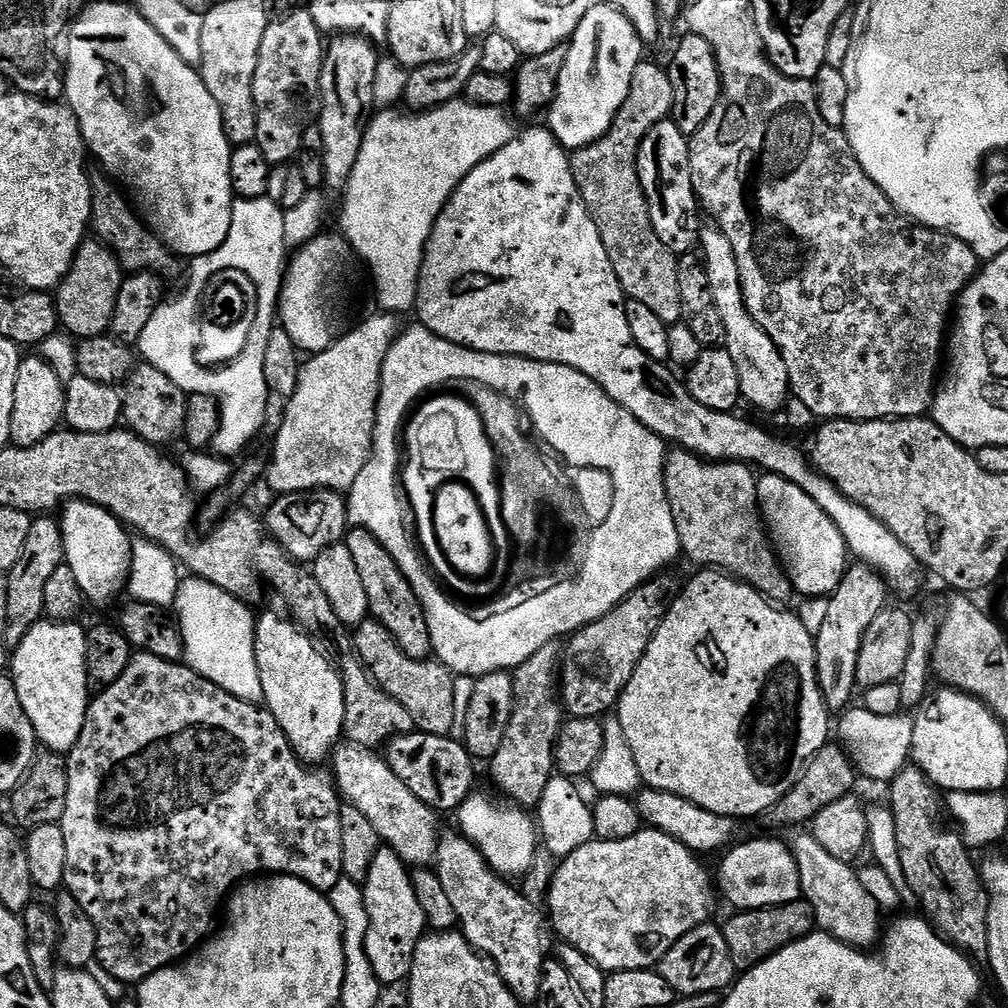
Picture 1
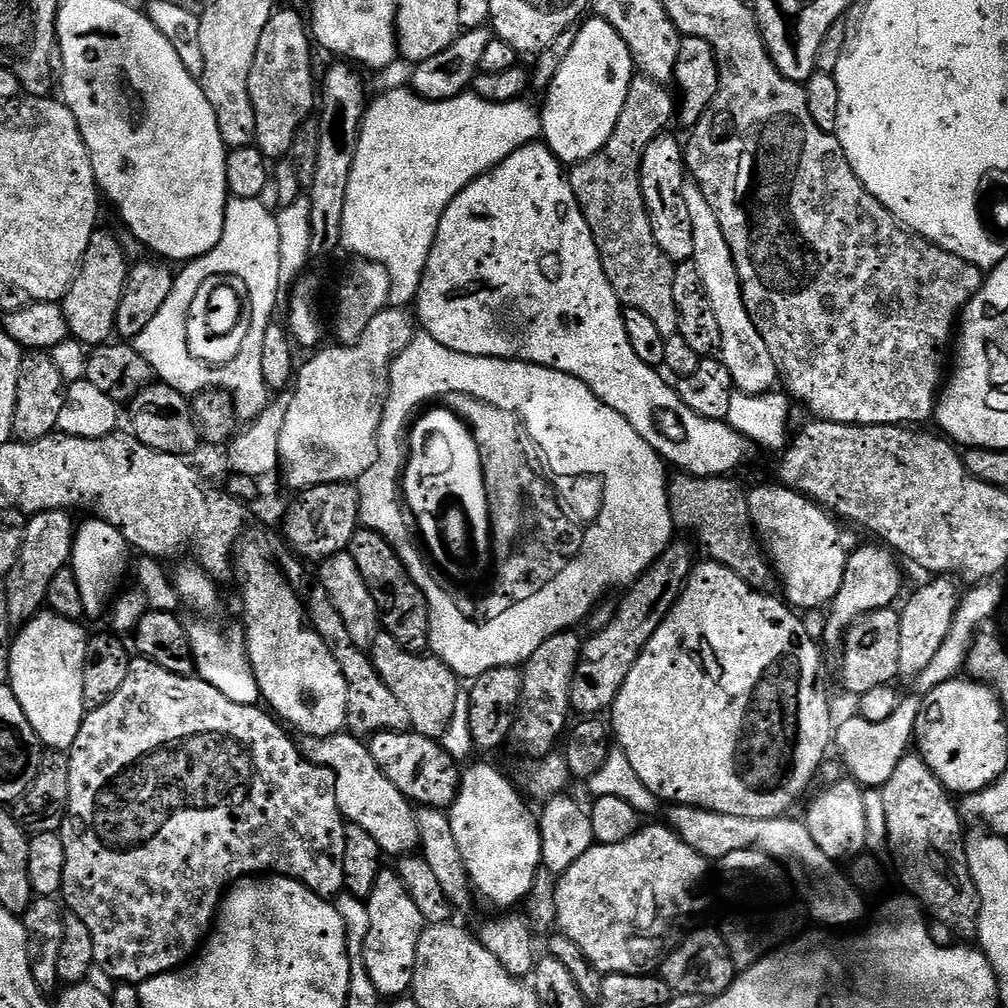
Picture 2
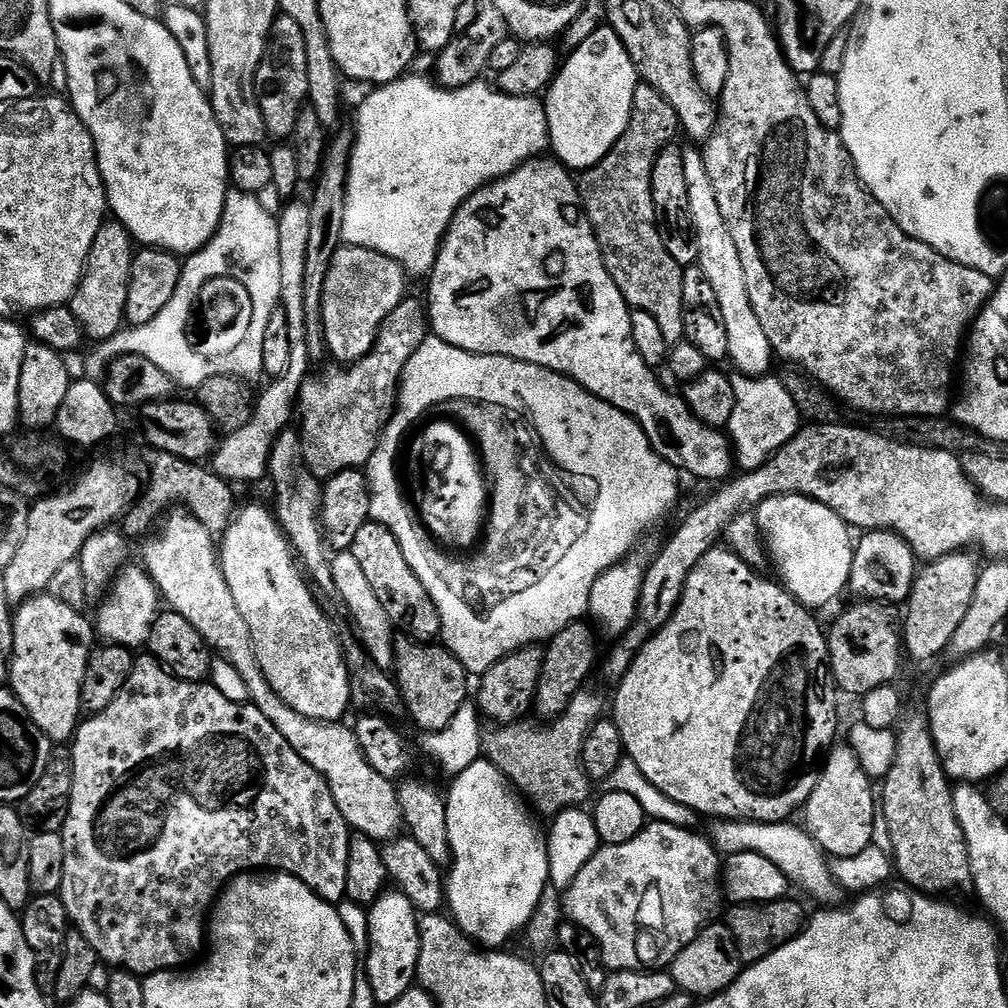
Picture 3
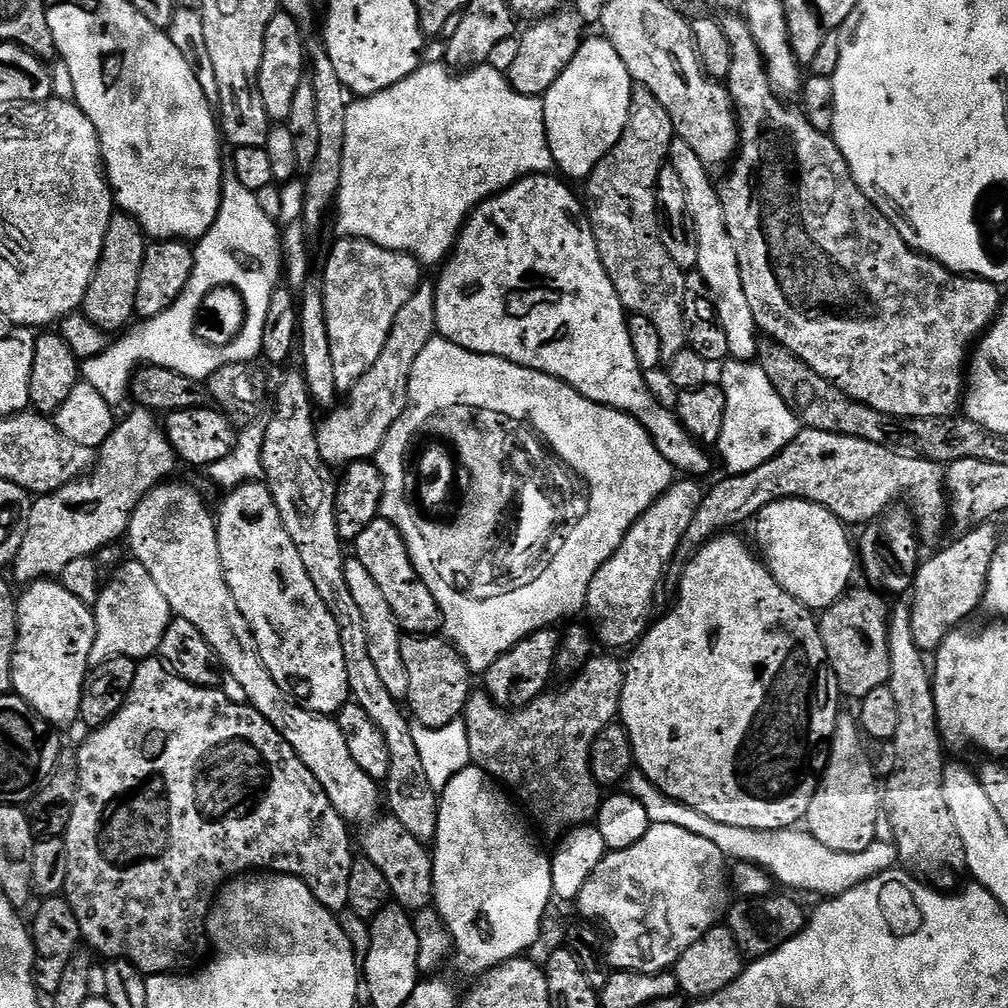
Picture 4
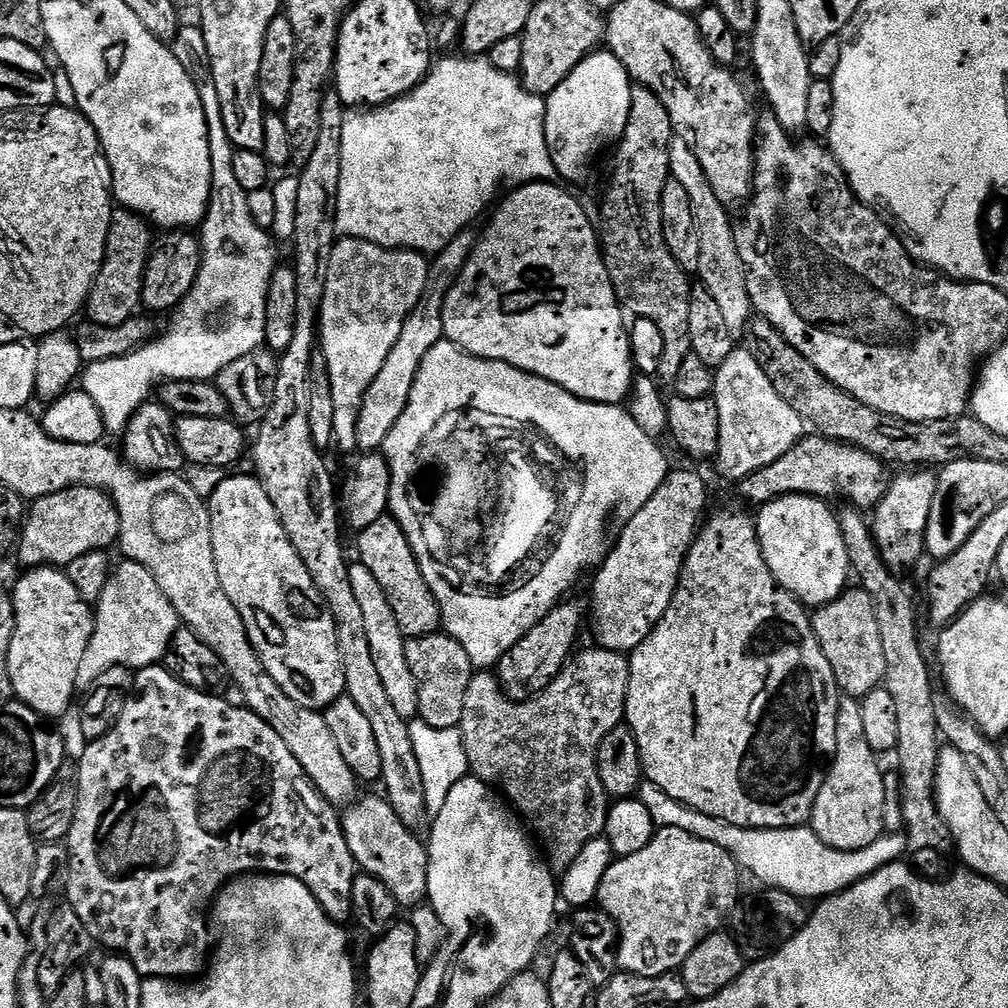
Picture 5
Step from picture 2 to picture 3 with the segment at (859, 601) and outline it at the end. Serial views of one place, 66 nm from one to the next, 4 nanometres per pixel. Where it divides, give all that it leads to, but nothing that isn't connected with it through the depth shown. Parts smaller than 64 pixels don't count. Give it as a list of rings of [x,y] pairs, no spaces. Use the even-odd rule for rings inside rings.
[[[868,530],[861,536],[864,537],[861,540],[859,537],[854,544],[848,588],[868,602],[907,601],[918,573],[918,557],[912,553],[912,547],[891,530]]]

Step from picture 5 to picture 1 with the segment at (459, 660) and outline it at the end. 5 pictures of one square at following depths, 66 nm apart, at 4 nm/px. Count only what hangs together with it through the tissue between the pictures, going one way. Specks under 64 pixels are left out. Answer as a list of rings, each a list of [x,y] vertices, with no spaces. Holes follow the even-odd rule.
[[[371,618],[355,625],[351,637],[356,655],[360,657],[377,686],[386,694],[390,694],[390,698],[406,706],[419,731],[435,736],[447,736],[452,732],[456,676],[446,665],[435,658],[415,660],[402,654],[390,630],[386,630],[386,626]]]

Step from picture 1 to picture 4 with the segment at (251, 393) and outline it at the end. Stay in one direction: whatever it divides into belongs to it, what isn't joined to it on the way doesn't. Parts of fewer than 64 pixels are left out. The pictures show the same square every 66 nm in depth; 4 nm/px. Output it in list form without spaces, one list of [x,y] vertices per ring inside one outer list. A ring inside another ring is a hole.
[[[225,175],[218,216],[214,218],[214,226],[210,226],[210,230],[195,245],[194,270],[190,282],[186,282],[186,290],[178,294],[170,310],[152,320],[137,323],[117,339],[121,339],[117,344],[116,341],[109,343],[104,352],[83,361],[83,383],[94,386],[108,404],[116,406],[123,396],[129,395],[130,377],[141,366],[153,364],[169,368],[204,382],[210,374],[214,374],[214,370],[222,370],[222,366],[253,363],[257,359],[255,356],[259,357],[262,353],[262,330],[266,330],[266,313],[270,311],[272,291],[282,280],[282,232],[276,227],[277,221],[262,214],[256,193],[246,190],[236,176]],[[234,292],[244,292],[248,296],[246,300],[236,300]],[[213,296],[221,296],[220,308],[250,308],[240,336],[230,336],[230,344],[226,344],[224,350],[222,334],[218,334],[214,342],[208,340],[208,348],[196,324],[203,302],[212,302]]]

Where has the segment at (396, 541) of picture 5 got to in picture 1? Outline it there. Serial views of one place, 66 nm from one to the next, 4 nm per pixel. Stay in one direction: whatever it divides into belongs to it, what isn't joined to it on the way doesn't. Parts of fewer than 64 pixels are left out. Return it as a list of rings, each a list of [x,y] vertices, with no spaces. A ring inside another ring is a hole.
[[[349,527],[348,535],[342,541],[350,550],[359,576],[362,577],[362,587],[366,590],[368,611],[371,619],[376,620],[394,638],[394,642],[406,654],[415,660],[426,660],[433,655],[432,639],[426,622],[426,614],[422,602],[414,594],[408,579],[398,570],[398,562],[390,558],[386,546],[370,534],[365,528]]]

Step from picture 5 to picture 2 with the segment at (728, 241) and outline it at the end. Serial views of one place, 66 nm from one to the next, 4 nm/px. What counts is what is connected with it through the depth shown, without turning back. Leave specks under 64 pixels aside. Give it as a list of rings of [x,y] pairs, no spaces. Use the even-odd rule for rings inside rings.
[[[697,186],[685,187],[684,197],[686,206],[690,209],[690,222],[694,222],[694,259],[698,266],[698,274],[702,274],[704,289],[710,298],[712,316],[718,318],[718,326],[722,330],[719,355],[726,370],[730,370],[739,391],[749,395],[771,392],[777,387],[775,384],[778,384],[778,369],[762,334],[758,334],[758,326],[754,326],[746,310],[740,275],[732,257],[730,242],[726,242],[726,234],[718,222],[718,214],[714,214],[710,202],[704,197],[703,189]]]

